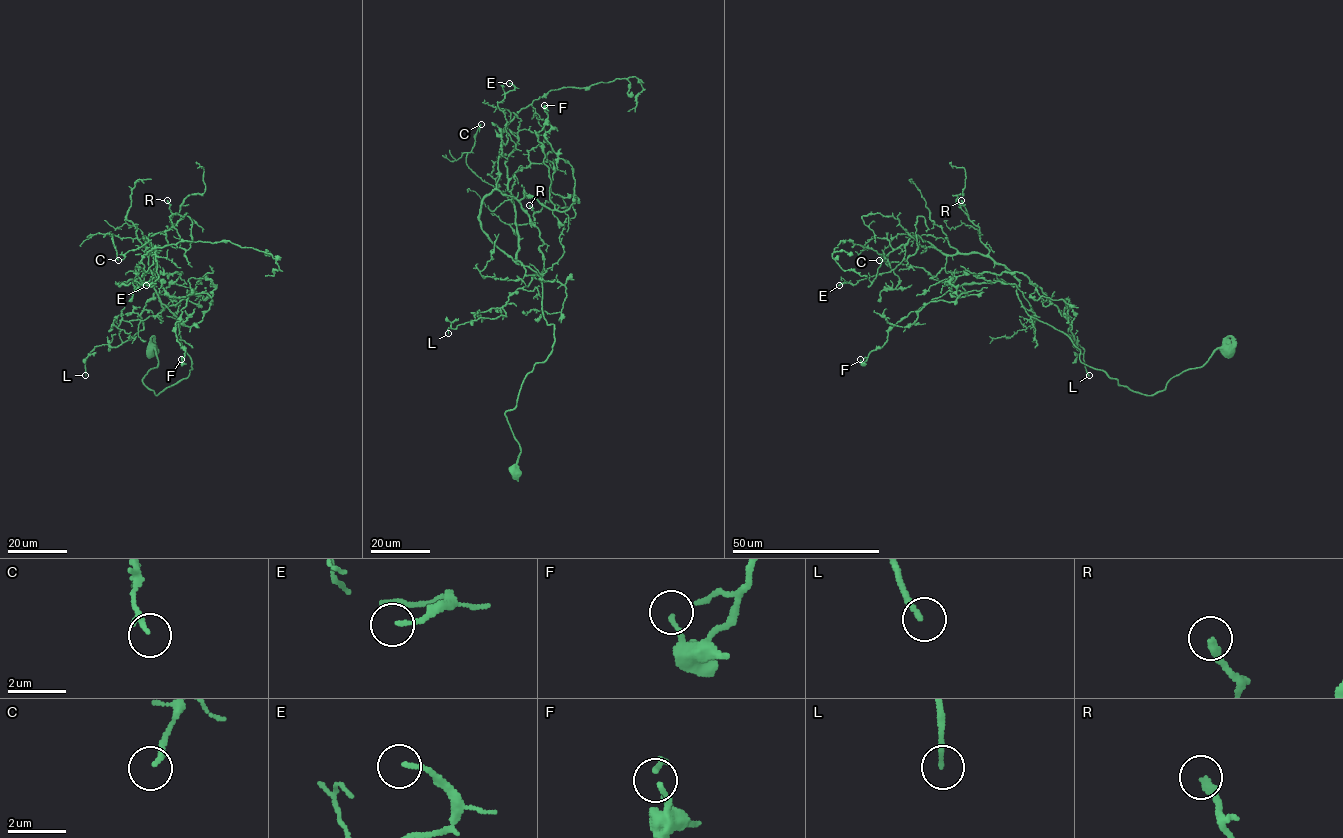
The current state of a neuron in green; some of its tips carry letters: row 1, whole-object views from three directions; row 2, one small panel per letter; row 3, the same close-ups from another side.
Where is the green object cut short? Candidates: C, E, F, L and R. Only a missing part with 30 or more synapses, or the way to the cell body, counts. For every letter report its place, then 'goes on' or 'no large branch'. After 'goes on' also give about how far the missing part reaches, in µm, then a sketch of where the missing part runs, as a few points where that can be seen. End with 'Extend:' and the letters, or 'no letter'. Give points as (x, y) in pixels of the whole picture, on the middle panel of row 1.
C: (481, 124) | no large branch
E: (509, 83) | no large branch
F: (544, 105) | no large branch
L: (448, 333) | goes on | 15 µm | (448, 333), (442, 343), (444, 352)
R: (529, 205) | no large branch
Extend: L

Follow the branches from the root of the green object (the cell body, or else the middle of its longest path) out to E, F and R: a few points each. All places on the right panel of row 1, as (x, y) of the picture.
E: (1226, 350), (1163, 390), (1132, 391), (1030, 317), (1003, 264), (916, 236), (894, 269), (839, 285)
F: (1226, 350), (1141, 394), (1083, 364), (1016, 286), (953, 277), (964, 297), (932, 298), (860, 359)
R: (1226, 350), (1152, 395), (1121, 386), (1083, 364), (1068, 336), (1028, 314), (1019, 280), (989, 256), (961, 200)

